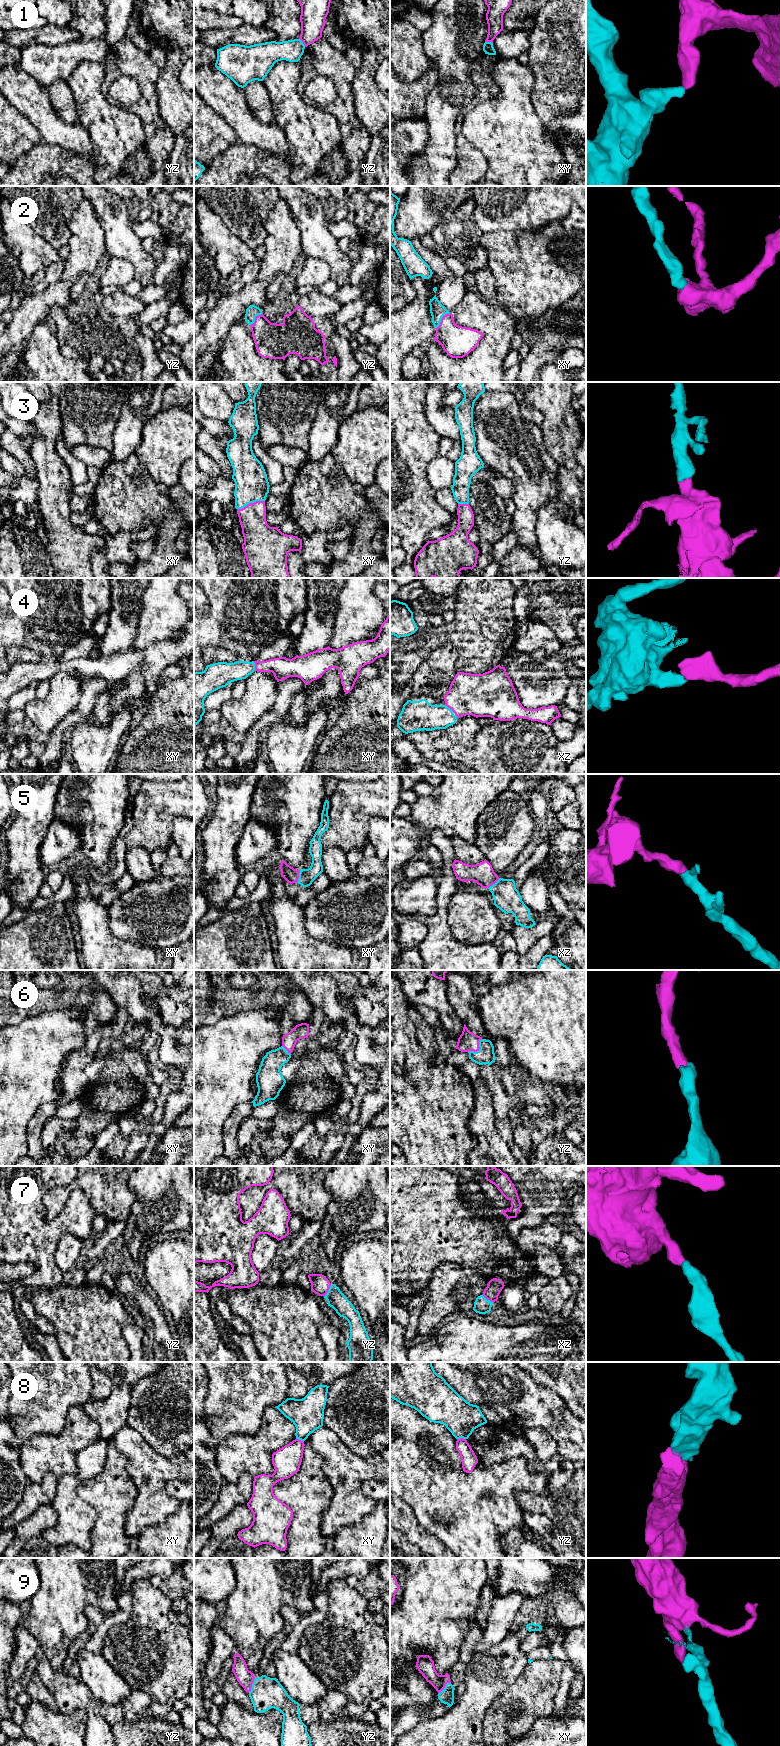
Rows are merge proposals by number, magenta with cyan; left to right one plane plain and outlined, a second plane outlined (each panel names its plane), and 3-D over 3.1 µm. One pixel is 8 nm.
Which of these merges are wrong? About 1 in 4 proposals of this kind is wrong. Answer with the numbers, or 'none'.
1, 8

